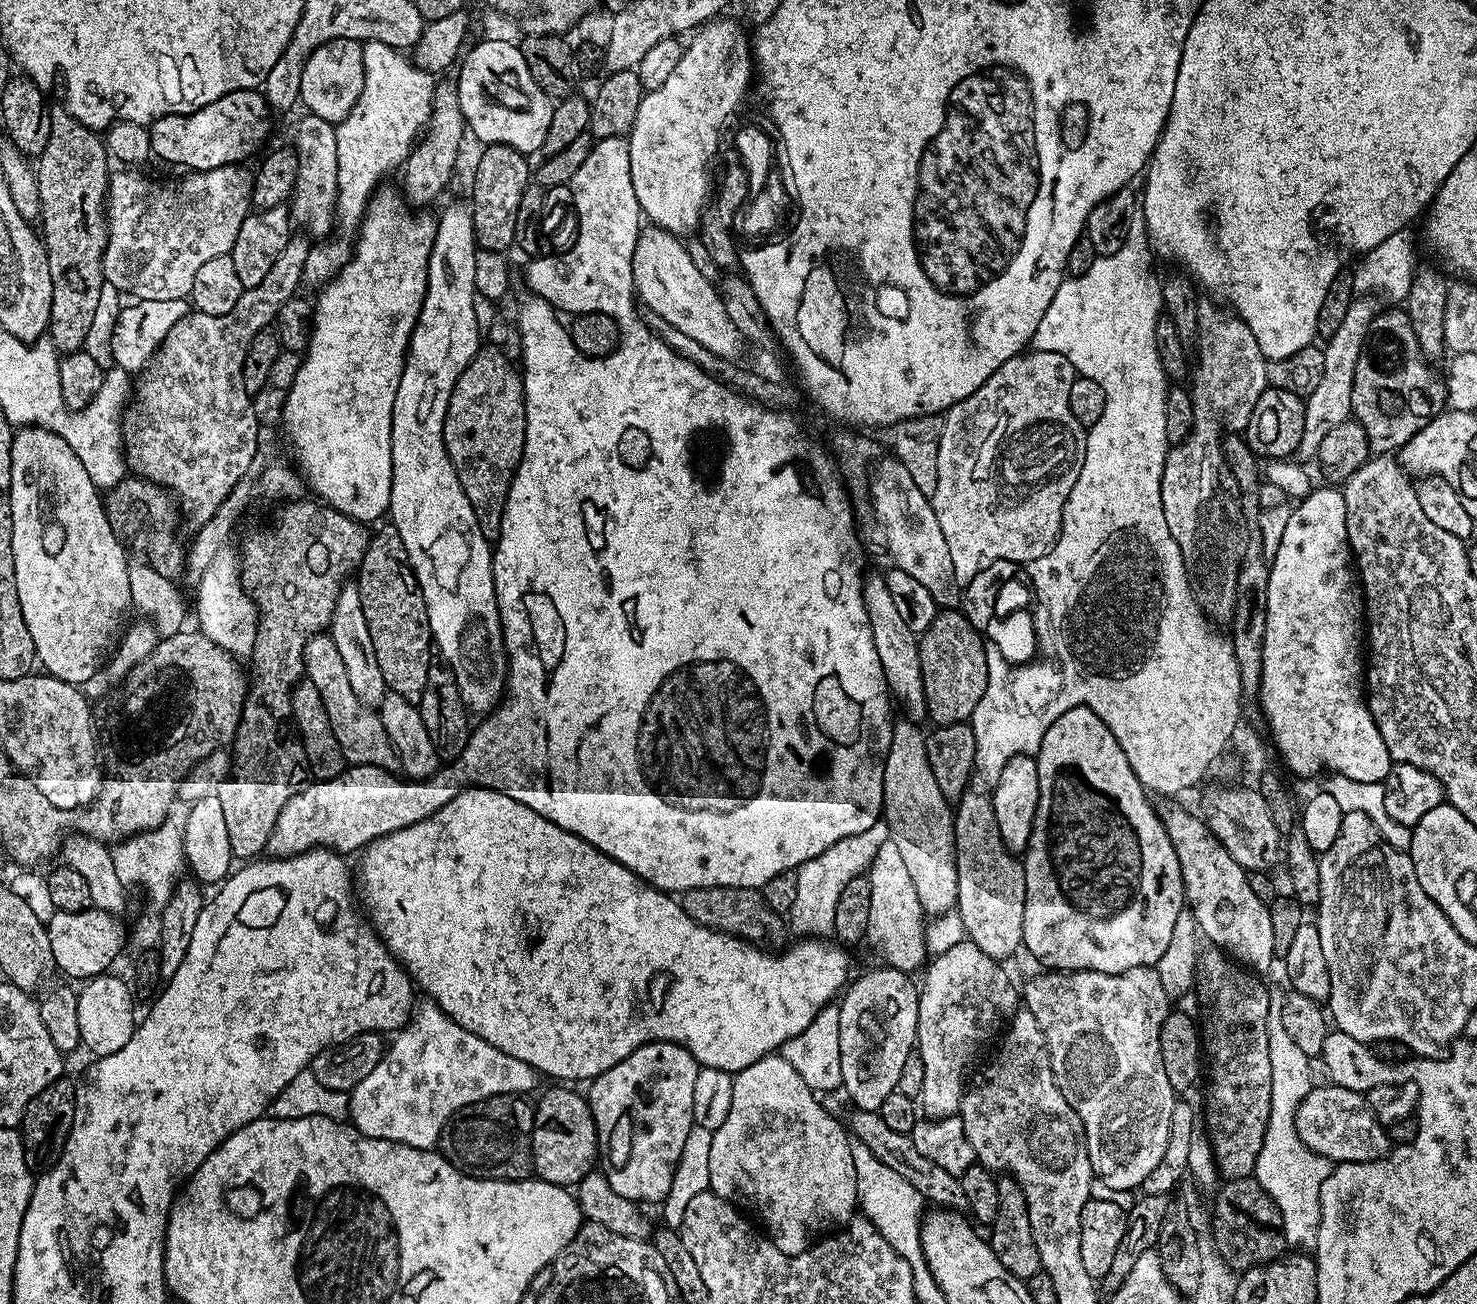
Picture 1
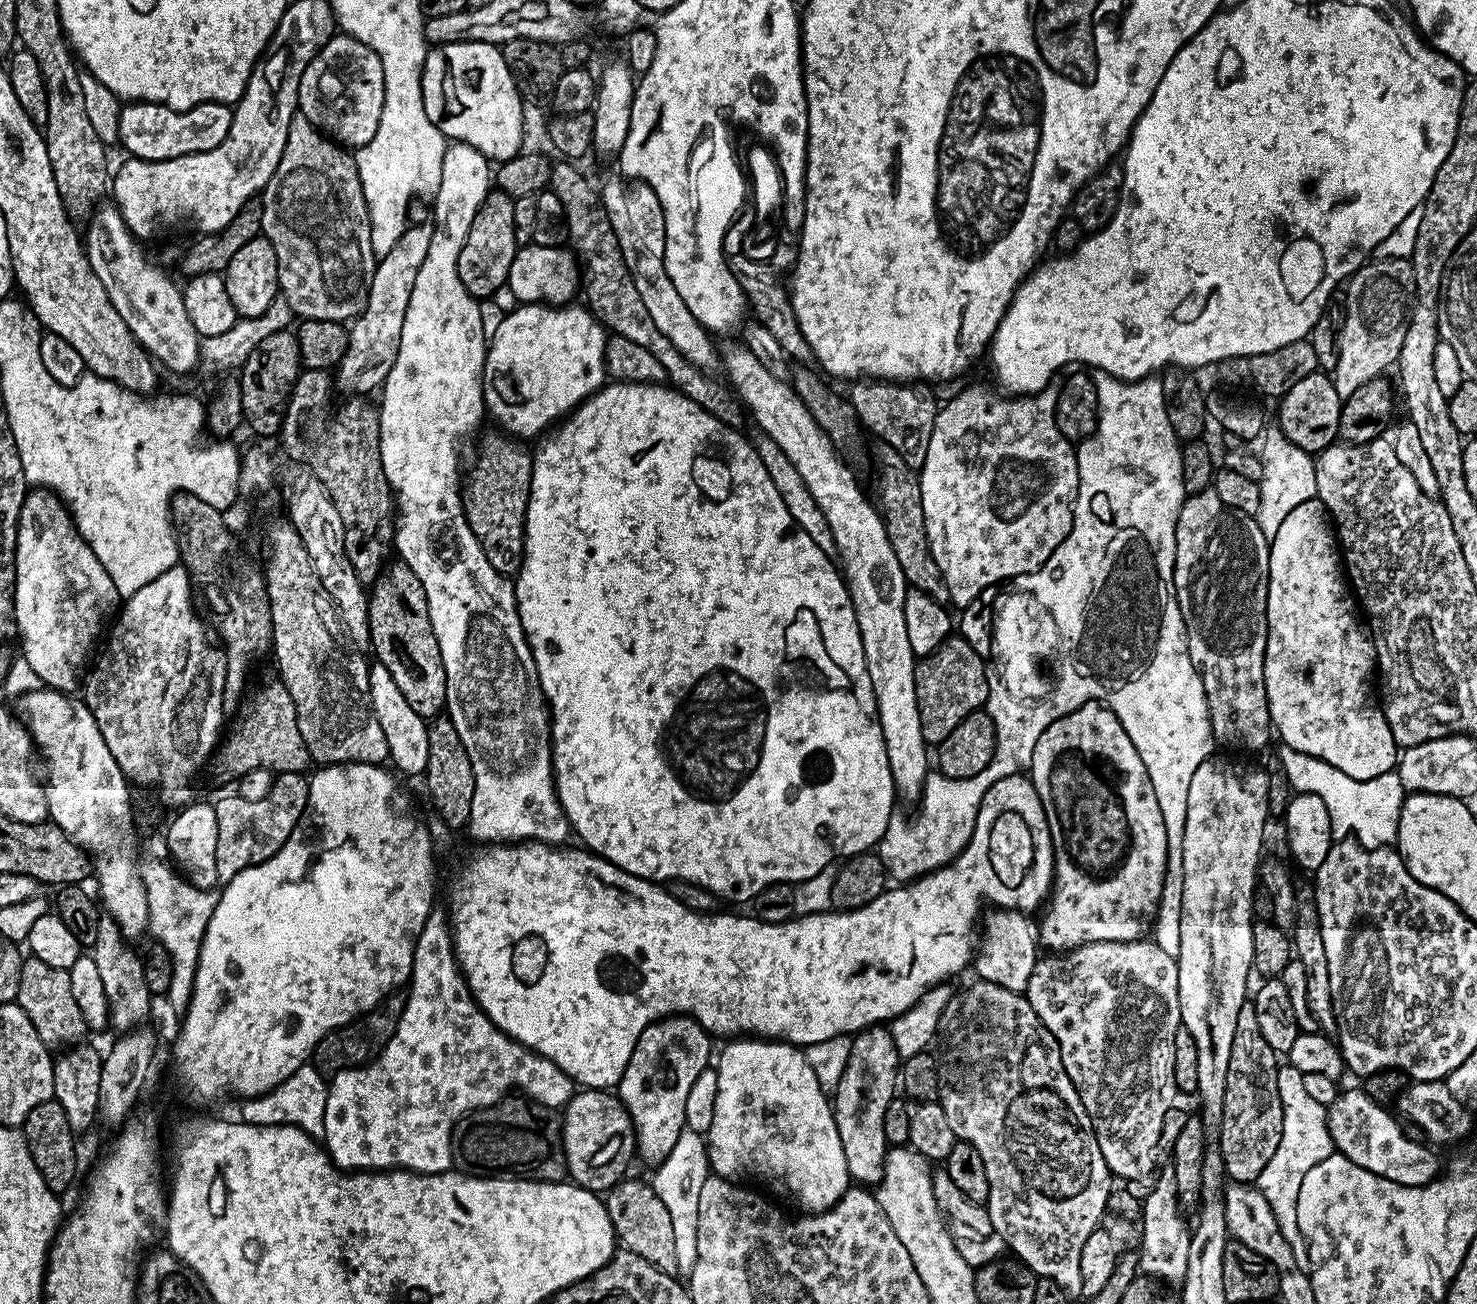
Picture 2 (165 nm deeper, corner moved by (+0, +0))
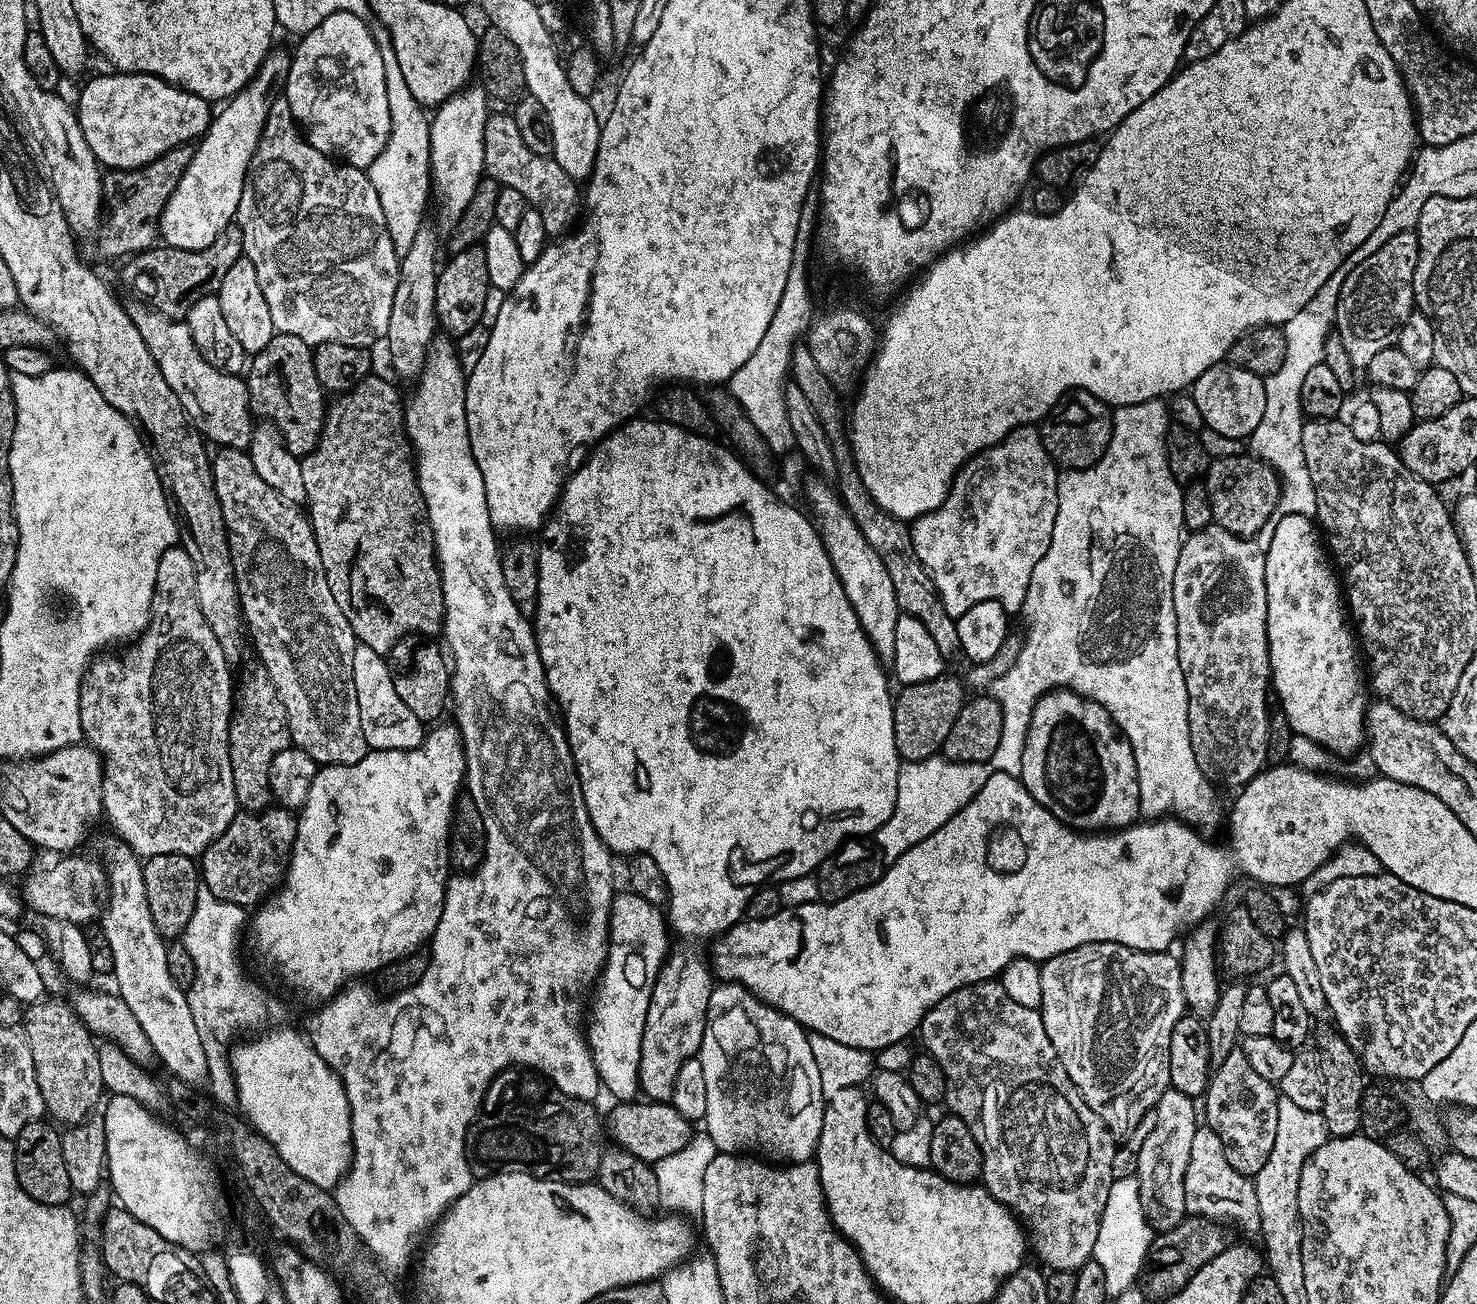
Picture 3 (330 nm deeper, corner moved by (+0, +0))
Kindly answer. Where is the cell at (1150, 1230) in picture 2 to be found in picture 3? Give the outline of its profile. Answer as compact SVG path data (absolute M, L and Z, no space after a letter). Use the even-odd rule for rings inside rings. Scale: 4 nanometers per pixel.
M1169 1087L1156 1103L1158 1119L1154 1130L1136 1152L1137 1168L1134 1177L1140 1187L1142 1210L1149 1226L1157 1233L1178 1226L1178 1222L1189 1215L1186 1210L1186 1166L1190 1160L1190 1145L1194 1143L1198 1127L1198 1108L1192 1104L1195 1104L1193 1097Z

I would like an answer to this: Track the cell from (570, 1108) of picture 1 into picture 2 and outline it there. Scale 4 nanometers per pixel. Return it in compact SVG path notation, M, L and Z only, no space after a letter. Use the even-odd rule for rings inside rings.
M599 1088L577 1091L562 1109L562 1146L571 1183L587 1192L606 1194L629 1175L632 1156L637 1155L636 1126L619 1095Z

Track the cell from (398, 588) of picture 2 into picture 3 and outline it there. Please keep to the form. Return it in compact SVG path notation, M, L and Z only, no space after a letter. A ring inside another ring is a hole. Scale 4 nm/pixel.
M413 634L401 638L390 653L394 690L398 690L398 698L406 702L414 718L418 718L425 726L439 721L443 717L440 715L443 714L444 707L447 709L450 704L450 664L441 645L437 644Z

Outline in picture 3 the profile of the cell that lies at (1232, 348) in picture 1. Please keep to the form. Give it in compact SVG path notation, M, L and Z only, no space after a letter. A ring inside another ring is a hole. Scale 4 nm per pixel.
M1213 522L1209 528L1200 528L1196 532L1188 532L1183 537L1178 566L1174 566L1174 614L1178 626L1178 662L1182 666L1182 674L1186 678L1186 694L1188 695L1188 721L1190 722L1190 746L1194 746L1194 758L1198 762L1198 770L1206 774L1213 785L1225 784L1233 790L1248 784L1258 773L1264 771L1268 759L1268 711L1266 698L1270 694L1270 658L1268 657L1268 607L1266 606L1266 562L1265 549L1256 545L1252 538L1235 536L1230 530L1221 528Z

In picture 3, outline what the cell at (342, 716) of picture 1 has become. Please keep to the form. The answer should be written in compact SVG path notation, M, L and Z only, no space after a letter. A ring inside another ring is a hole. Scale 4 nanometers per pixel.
M220 448L217 453L211 457L212 477L228 531L242 620L250 644L260 655L259 663L270 674L270 682L274 682L282 706L286 706L293 745L305 751L320 766L362 762L370 749L366 734L362 734L358 694L354 694L354 650L358 641L350 622L346 622L346 614L338 610L338 602L334 602L334 594L330 594L312 521L297 505L289 504L262 482L247 451Z

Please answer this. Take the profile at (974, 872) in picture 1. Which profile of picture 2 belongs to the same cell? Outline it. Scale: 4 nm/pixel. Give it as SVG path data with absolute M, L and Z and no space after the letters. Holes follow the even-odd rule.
M996 908L995 910L983 917L982 931L978 936L978 951L974 956L974 969L976 968L976 976L986 982L994 982L994 986L1002 986L1011 992L1021 994L1027 993L1028 983L1030 982L1030 974L1034 974L1034 966L1038 959L1038 928L1035 923L1032 924L1027 915L1023 912L1017 912L1011 908Z

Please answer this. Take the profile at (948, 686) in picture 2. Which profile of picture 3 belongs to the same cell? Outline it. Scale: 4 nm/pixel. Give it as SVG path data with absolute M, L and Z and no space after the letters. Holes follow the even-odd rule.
M943 674L932 681L905 684L894 696L894 742L901 761L930 759L943 749L946 734L954 726L966 703L966 684L963 679Z

